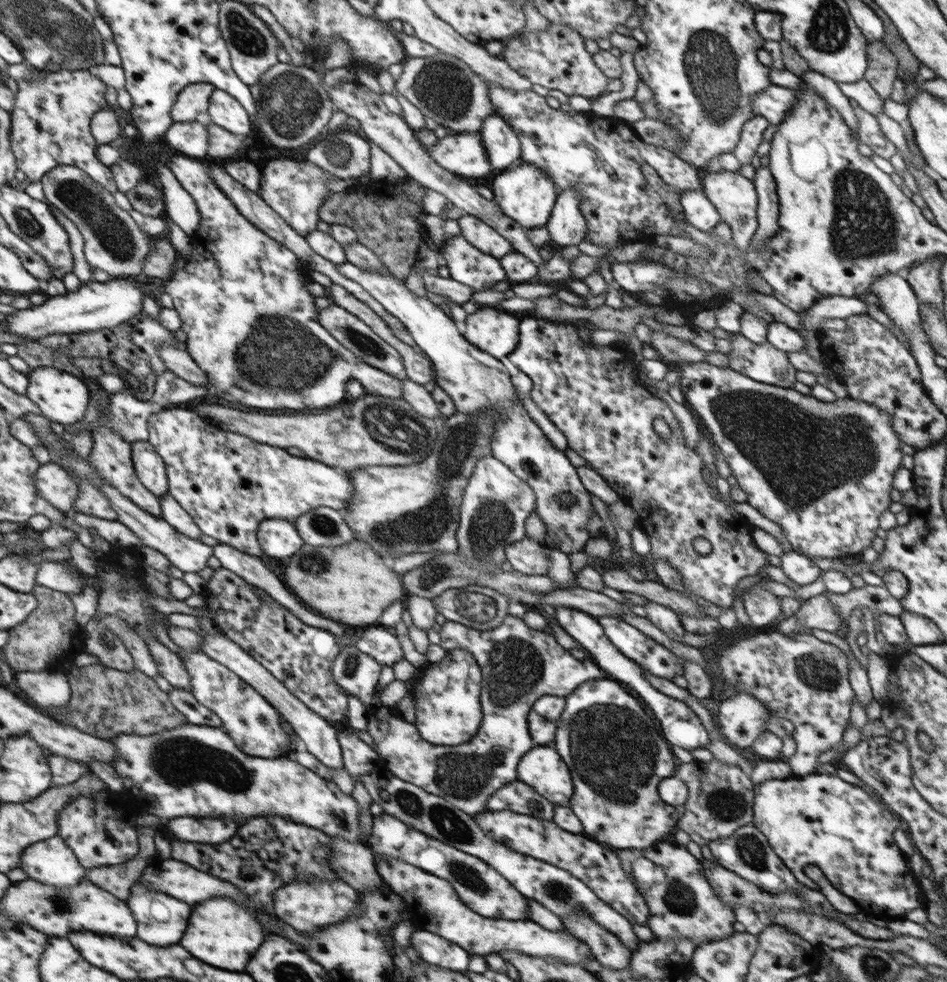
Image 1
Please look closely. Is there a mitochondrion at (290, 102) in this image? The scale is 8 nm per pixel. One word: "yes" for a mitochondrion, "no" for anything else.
yes

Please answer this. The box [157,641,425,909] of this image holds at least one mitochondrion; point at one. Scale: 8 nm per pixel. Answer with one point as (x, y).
(351, 667)

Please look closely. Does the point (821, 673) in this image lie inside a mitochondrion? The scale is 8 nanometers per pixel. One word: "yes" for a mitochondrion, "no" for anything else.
yes

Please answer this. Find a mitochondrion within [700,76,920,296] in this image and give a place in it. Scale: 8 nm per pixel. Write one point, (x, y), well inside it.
(864, 226)

